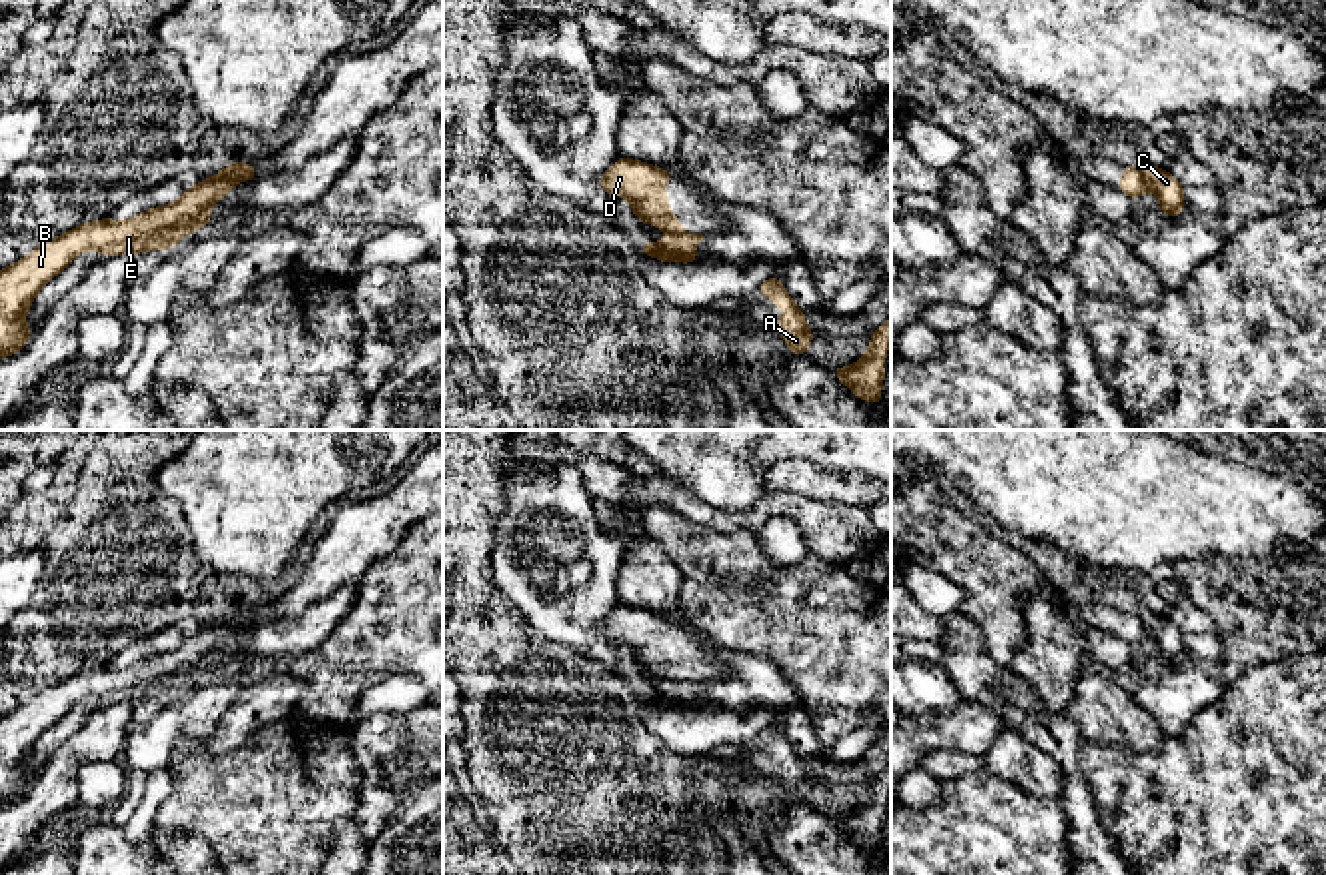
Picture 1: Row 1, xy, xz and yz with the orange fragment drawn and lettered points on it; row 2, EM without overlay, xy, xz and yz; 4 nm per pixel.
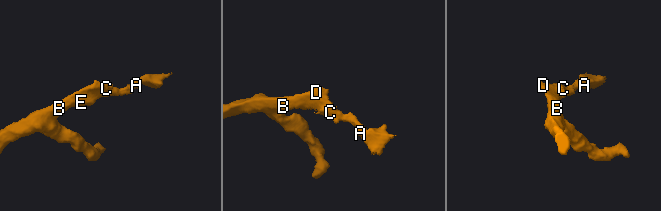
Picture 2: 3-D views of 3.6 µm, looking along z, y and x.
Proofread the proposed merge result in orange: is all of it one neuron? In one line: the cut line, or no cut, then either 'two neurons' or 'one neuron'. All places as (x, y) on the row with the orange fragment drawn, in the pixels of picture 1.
xy (218, 174), (238, 180) | two neurons

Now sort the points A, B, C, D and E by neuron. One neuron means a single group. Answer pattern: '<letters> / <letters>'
A C / B D E

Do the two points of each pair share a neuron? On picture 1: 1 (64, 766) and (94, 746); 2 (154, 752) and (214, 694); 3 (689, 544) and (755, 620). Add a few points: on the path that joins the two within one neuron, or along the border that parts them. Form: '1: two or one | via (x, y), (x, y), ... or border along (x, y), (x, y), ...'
1: one | via (72, 758), (86, 746)
2: one | via (166, 736), (198, 706)
3: one | via (709, 562), (727, 578), (729, 590), (739, 600)

